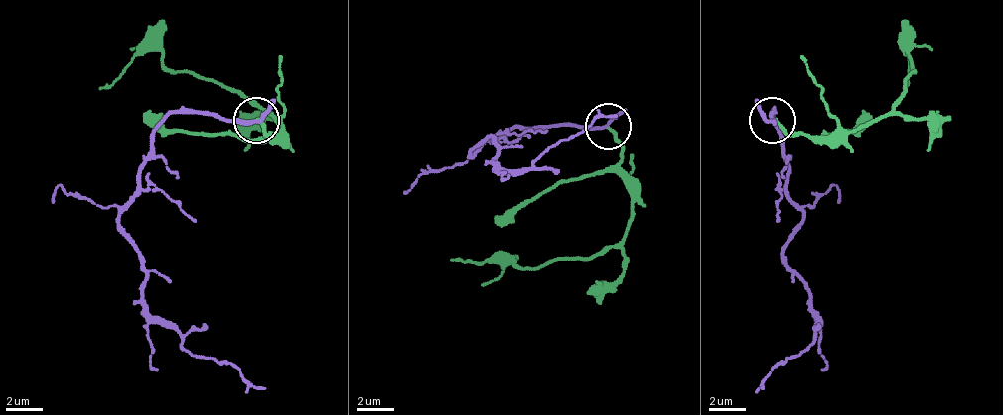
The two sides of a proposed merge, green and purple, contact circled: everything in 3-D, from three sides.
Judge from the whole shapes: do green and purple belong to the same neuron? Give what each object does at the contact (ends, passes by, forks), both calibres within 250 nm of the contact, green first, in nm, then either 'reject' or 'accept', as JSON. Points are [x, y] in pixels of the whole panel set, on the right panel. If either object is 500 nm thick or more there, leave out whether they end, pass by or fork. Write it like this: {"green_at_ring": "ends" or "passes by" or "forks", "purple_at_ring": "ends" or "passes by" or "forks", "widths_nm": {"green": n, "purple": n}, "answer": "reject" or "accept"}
{"green_at_ring": "ends", "purple_at_ring": "passes by", "widths_nm": {"green": 200, "purple": 200}, "answer": "reject"}

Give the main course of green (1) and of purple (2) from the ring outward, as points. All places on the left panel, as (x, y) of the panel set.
1: (255, 119), (274, 137), (278, 128), (264, 109), (241, 96), (172, 72), (158, 49), (139, 49), (98, 91)
2: (255, 119), (167, 114), (153, 133), (139, 197), (121, 220), (153, 317), (176, 331), (181, 345), (264, 387)

